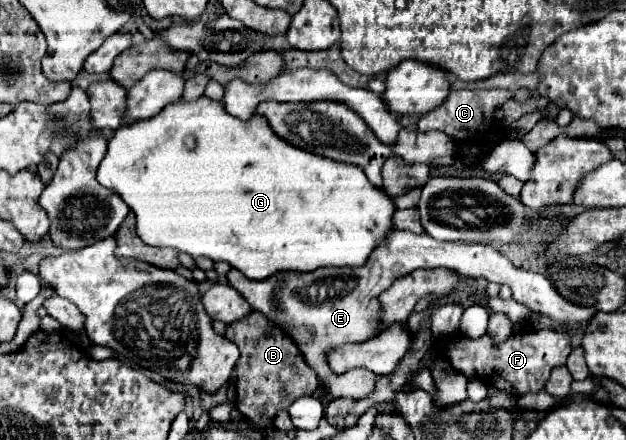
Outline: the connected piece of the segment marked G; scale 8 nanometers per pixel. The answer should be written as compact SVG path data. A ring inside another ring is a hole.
M206 96L186 102L186 100L178 100L170 106L166 106L160 114L152 116L152 120L144 120L144 122L136 122L132 126L120 126L116 130L116 134L112 136L112 140L108 142L108 152L104 156L104 160L100 162L98 168L98 182L110 190L114 190L134 212L136 216L136 234L140 236L140 240L148 246L168 246L168 248L176 248L180 252L190 254L192 258L196 256L206 256L210 260L224 260L228 262L232 268L240 270L242 274L246 274L252 280L266 280L268 276L276 274L276 272L312 272L320 266L362 266L368 256L372 254L372 250L380 244L384 244L388 232L394 230L392 224L392 216L396 212L396 206L392 204L392 198L382 192L380 188L372 186L366 176L364 170L360 166L352 166L352 164L340 164L334 160L328 160L324 156L316 156L310 152L304 152L300 148L294 148L292 144L288 144L286 140L280 140L268 122L264 122L264 116L254 114L248 122L230 116L224 110L222 102L214 102L208 100ZM188 134L196 136L196 148L188 150L184 140Z

